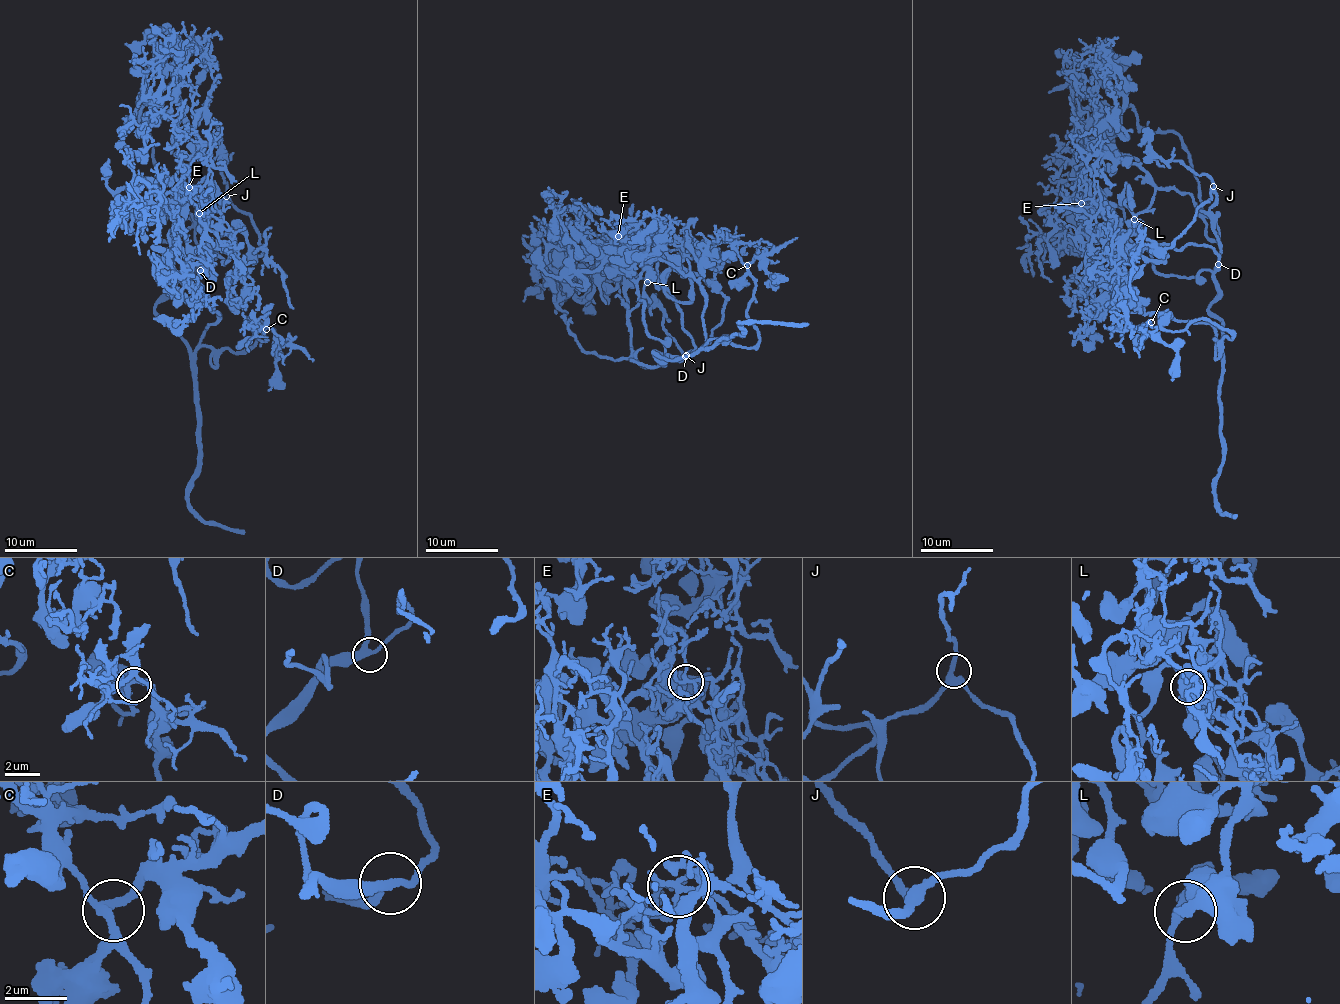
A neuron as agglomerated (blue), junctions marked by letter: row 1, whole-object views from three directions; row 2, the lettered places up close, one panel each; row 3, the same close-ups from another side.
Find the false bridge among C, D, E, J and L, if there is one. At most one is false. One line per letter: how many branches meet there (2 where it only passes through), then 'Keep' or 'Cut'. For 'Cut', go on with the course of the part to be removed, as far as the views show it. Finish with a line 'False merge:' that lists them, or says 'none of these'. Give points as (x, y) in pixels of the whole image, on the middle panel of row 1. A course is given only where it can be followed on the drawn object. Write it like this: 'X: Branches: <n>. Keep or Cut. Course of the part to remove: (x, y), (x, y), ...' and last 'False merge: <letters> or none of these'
C: Branches: 3. Keep
D: Branches: 3. Keep
E: Branches: 3. Keep
J: Branches: 3. Keep
L: Branches: 3. Keep
False merge: none of these

